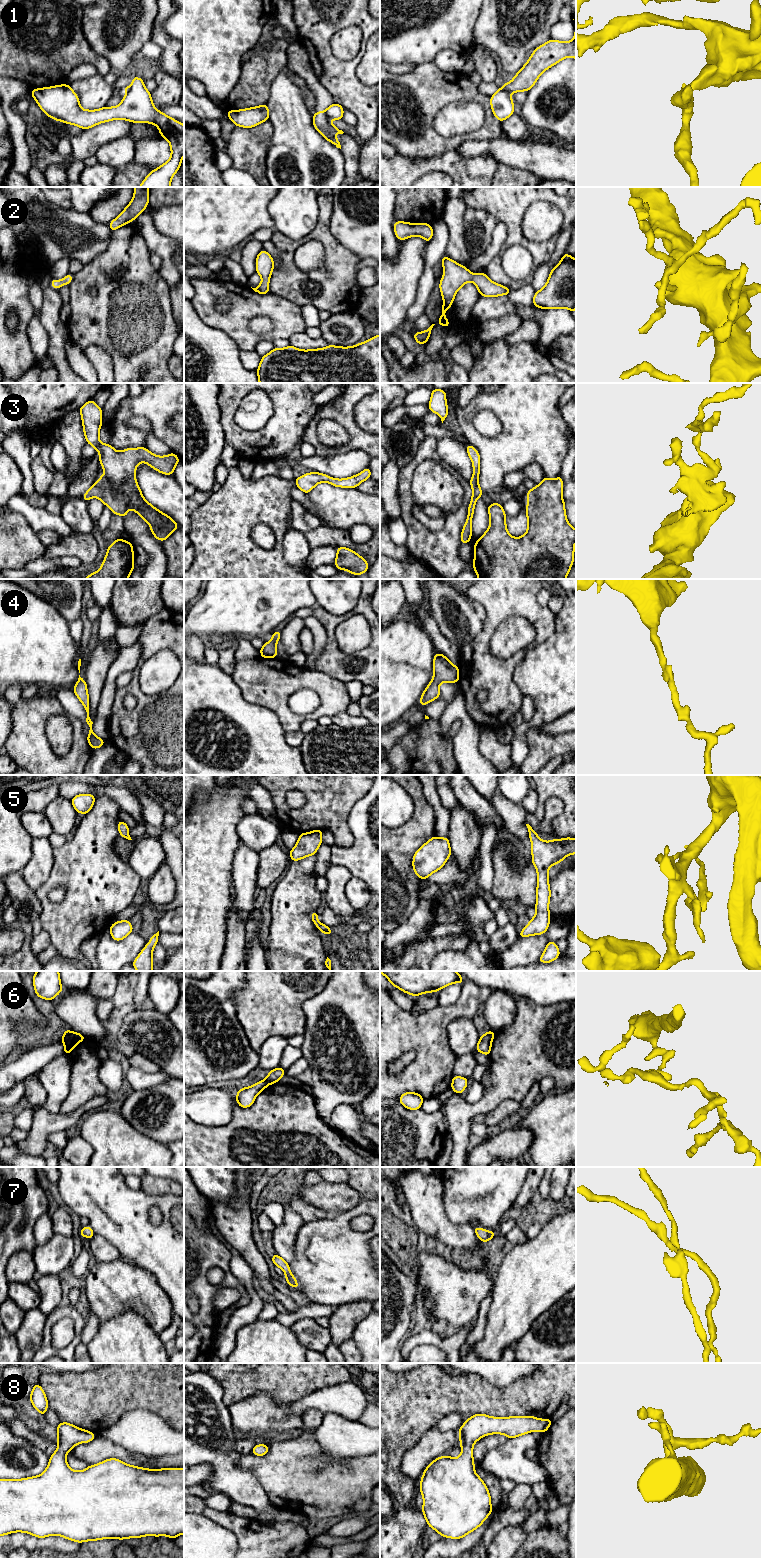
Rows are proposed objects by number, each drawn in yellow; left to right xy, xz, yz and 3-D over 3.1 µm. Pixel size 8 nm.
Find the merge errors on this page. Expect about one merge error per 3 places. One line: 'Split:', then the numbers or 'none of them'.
Split: 1, 6

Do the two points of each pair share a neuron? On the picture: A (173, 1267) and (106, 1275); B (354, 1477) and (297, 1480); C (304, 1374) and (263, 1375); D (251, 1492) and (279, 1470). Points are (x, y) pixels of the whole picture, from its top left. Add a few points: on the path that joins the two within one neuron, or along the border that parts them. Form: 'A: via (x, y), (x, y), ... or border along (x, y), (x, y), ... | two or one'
A: border along (125, 1260), (148, 1270), (162, 1287) | two
B: via (340, 1480), (311, 1480) | one
C: via (294, 1374), (273, 1375) | one
D: border along (243, 1469), (255, 1476), (268, 1499), (273, 1504) | two

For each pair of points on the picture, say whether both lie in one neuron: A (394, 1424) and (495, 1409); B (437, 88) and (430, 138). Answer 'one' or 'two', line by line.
A: one
B: one

